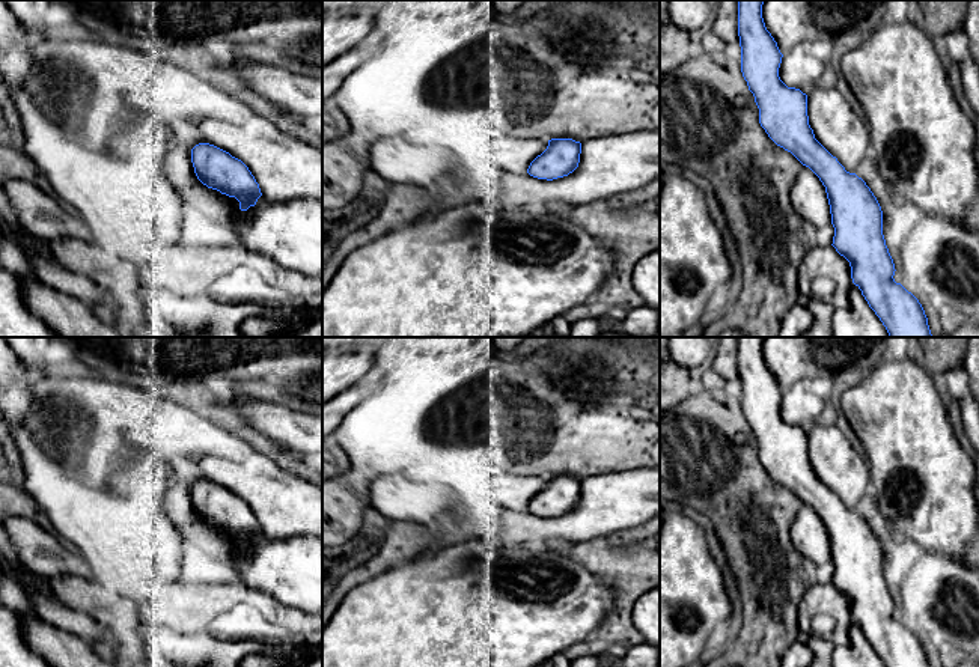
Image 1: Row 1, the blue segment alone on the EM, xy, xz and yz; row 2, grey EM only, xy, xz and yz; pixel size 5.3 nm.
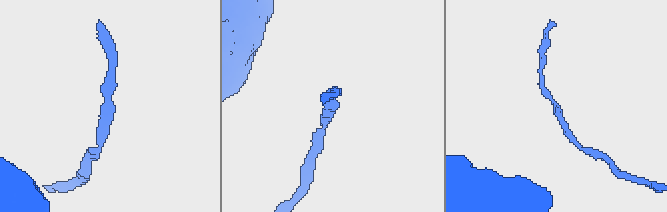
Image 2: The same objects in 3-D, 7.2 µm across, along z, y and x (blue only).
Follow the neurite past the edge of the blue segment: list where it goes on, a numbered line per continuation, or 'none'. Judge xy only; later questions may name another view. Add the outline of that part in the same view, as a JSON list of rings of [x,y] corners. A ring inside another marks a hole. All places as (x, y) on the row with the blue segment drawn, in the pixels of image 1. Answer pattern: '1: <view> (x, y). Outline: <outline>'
none

